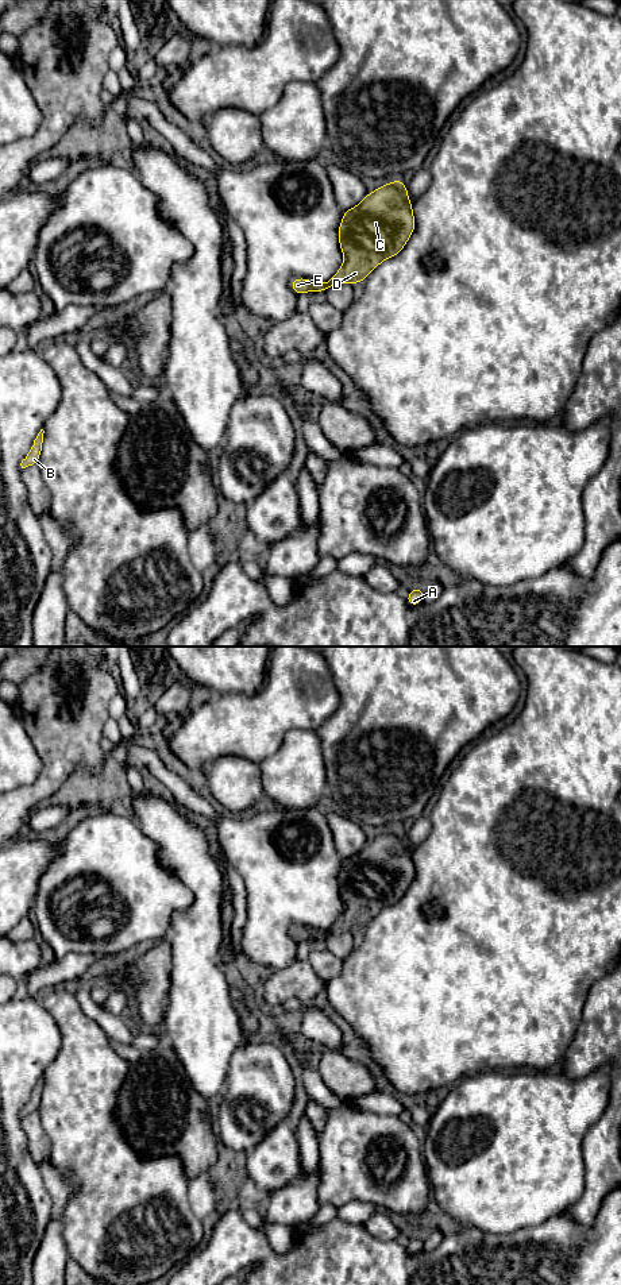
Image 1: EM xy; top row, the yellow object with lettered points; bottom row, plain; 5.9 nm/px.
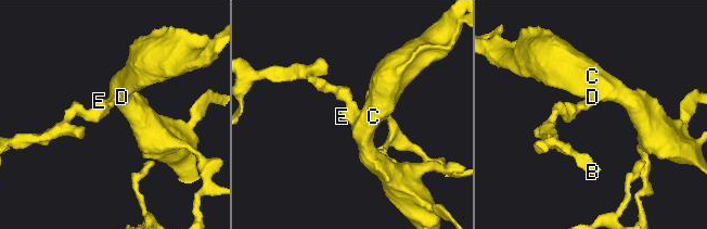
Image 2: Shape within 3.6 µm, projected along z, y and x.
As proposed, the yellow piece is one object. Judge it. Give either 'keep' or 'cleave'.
keep

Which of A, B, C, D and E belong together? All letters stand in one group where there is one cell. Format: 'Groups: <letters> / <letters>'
Groups: A B C D E

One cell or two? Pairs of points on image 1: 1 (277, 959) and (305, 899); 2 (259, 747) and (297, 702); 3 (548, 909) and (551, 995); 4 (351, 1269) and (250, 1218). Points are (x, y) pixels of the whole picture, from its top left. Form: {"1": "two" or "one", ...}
{"1": "one", "2": "one", "3": "one", "4": "two"}

